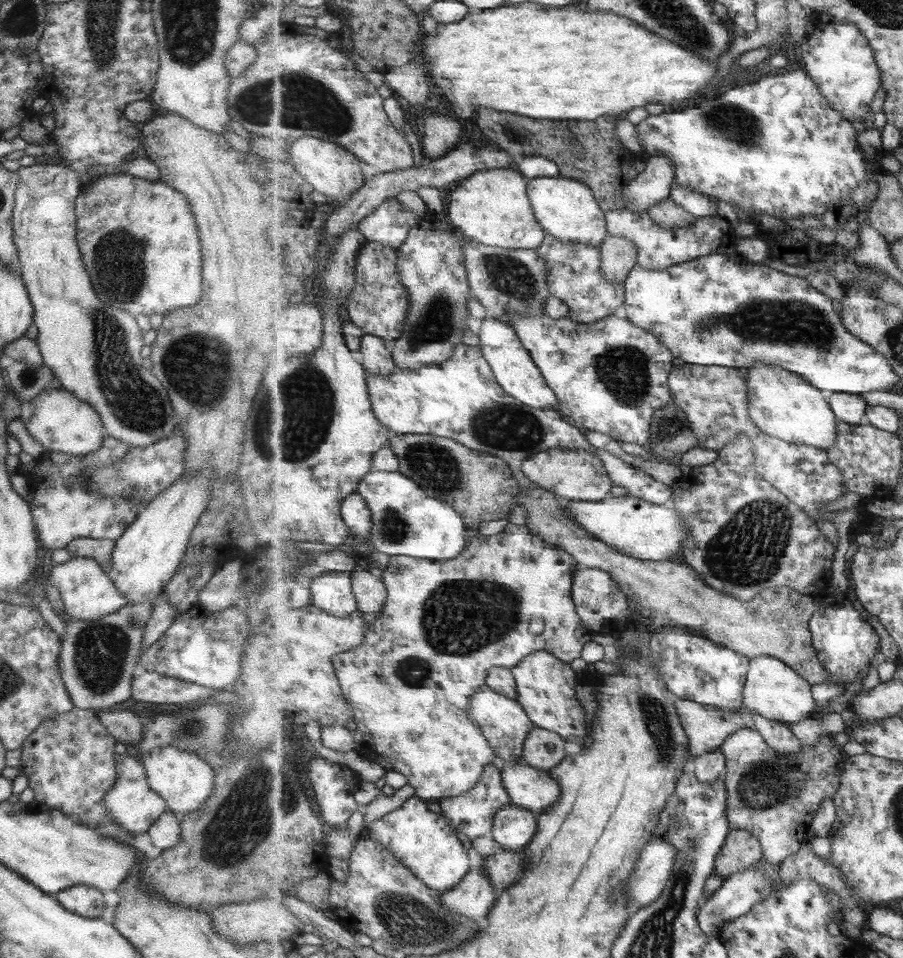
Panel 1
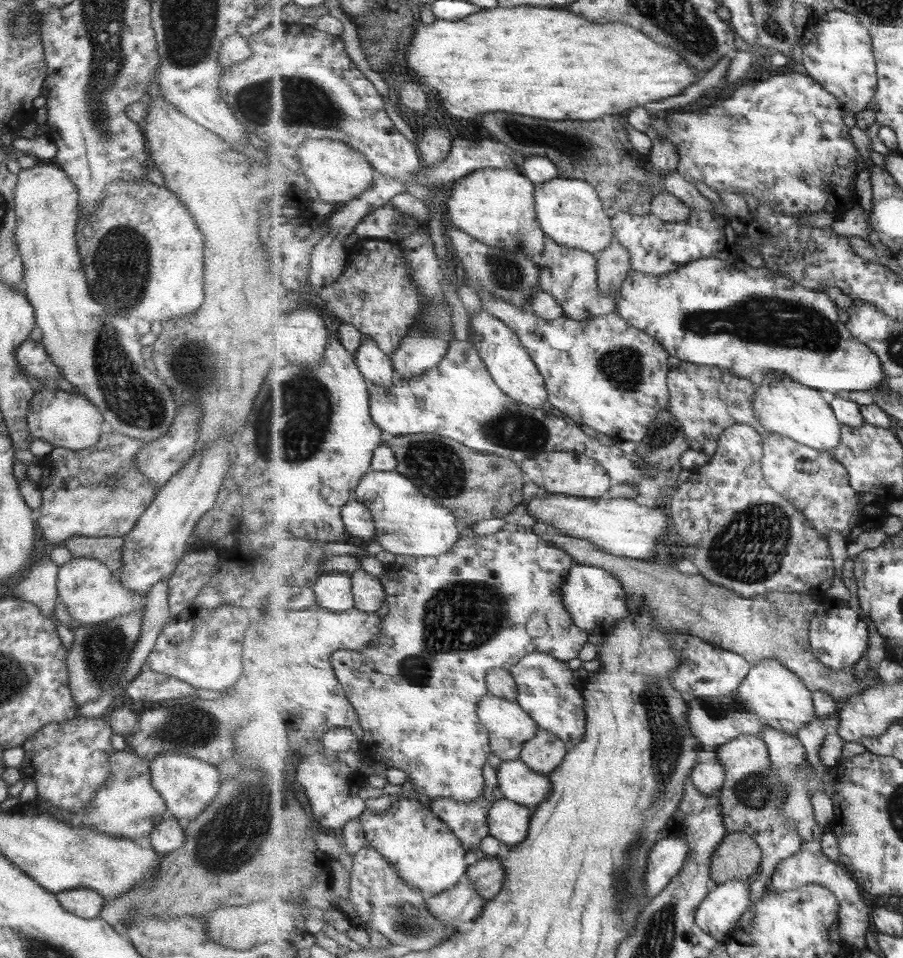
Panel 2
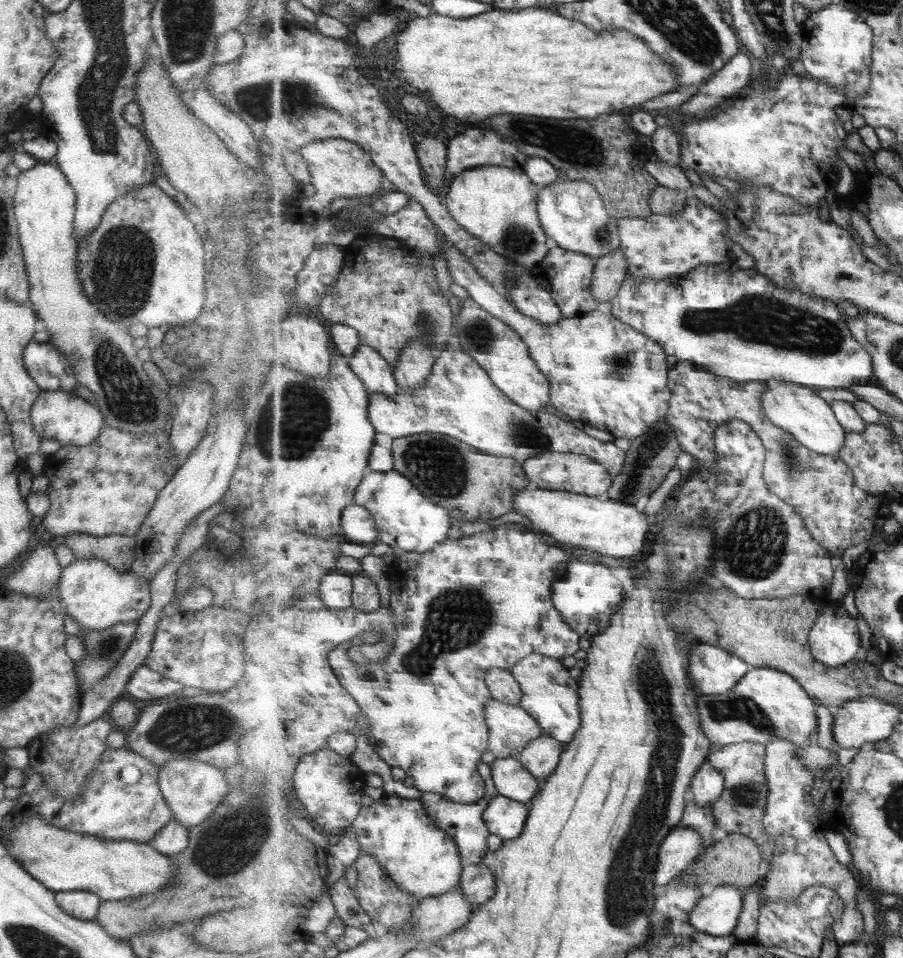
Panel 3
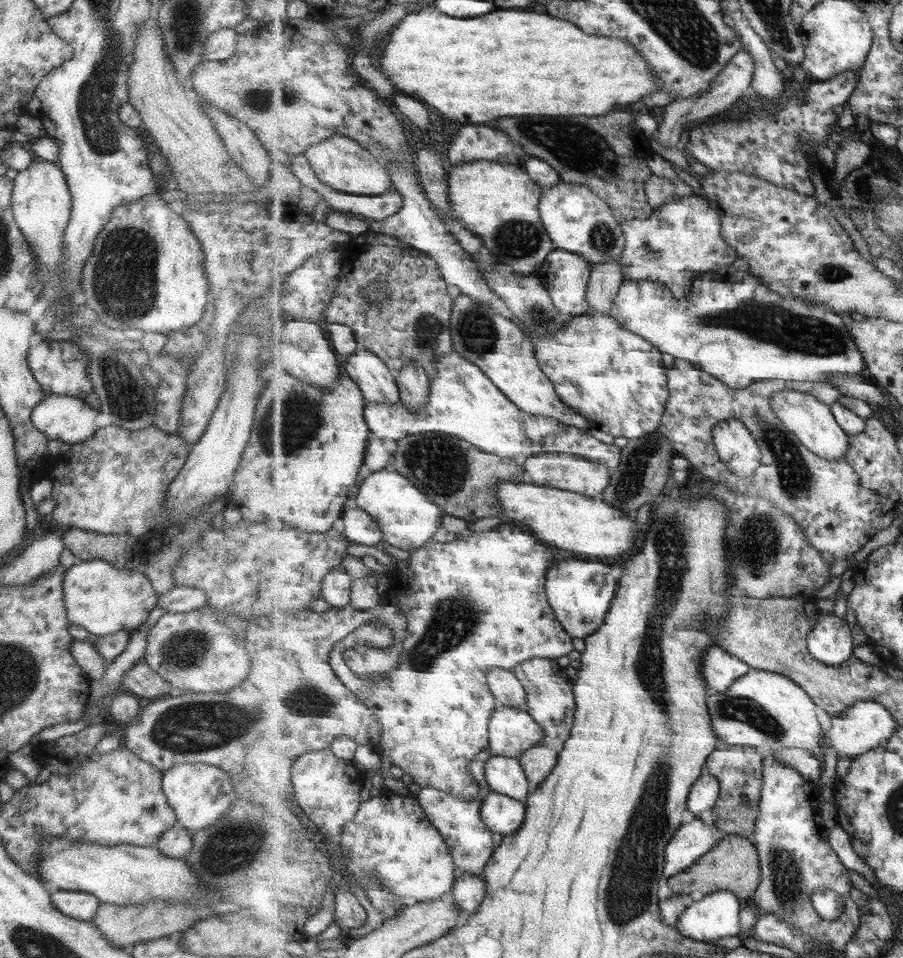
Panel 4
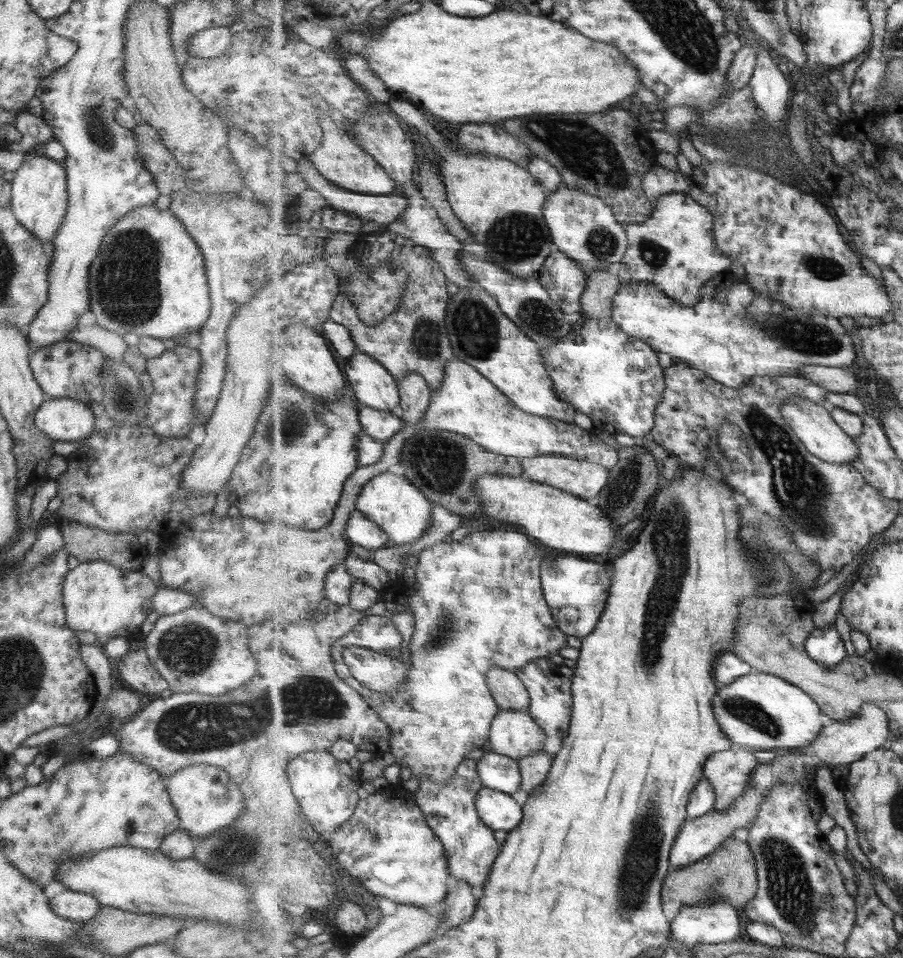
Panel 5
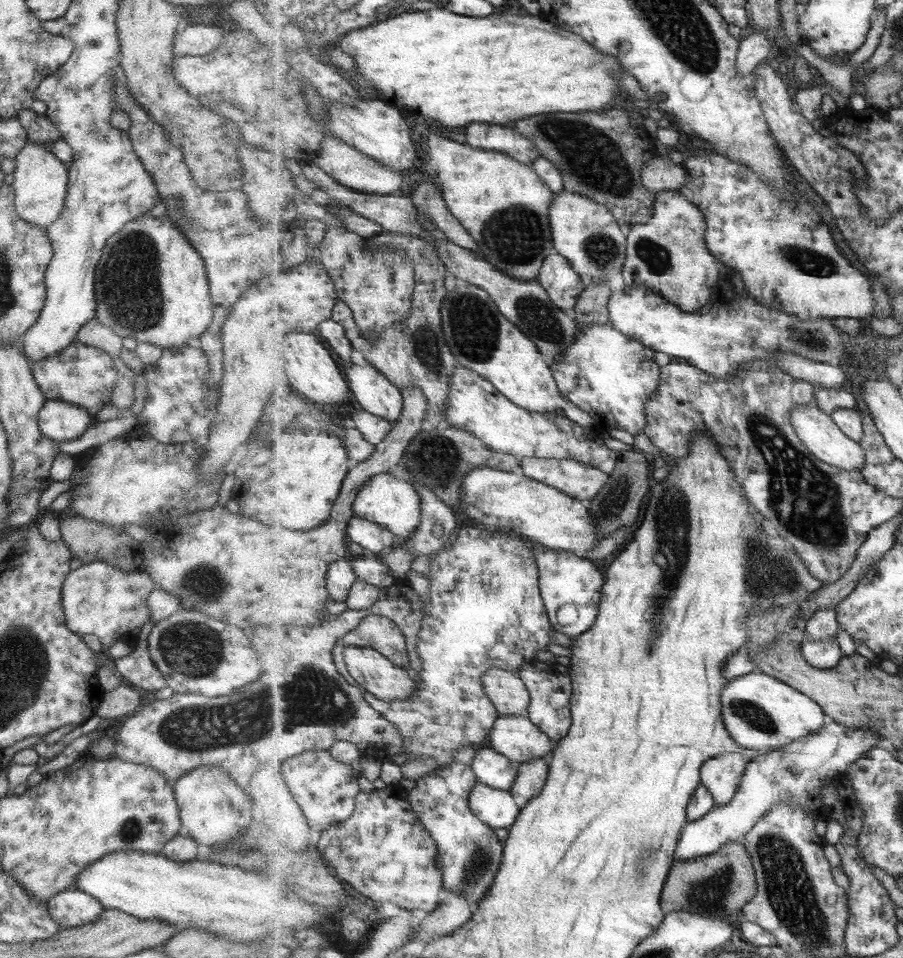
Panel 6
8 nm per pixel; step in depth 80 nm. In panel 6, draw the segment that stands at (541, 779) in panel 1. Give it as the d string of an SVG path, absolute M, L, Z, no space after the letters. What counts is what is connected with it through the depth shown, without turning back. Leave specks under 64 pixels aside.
M488 744L476 747L471 765L479 781L499 790L511 791L518 775L519 764Z

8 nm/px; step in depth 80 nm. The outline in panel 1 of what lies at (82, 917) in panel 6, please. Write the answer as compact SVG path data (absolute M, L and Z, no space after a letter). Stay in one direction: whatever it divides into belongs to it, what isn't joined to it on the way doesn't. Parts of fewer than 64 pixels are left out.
M70 886L60 890L55 898L66 911L81 915L83 918L97 918L103 910L102 892L91 886Z

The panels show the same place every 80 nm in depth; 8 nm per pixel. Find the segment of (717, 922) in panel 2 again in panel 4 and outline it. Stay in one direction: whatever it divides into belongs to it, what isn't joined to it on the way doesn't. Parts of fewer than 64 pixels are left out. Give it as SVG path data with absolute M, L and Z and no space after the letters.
M718 890L707 896L703 896L700 901L689 905L679 918L679 933L687 938L713 942L721 941L731 936L741 936L741 914L743 901L728 890Z

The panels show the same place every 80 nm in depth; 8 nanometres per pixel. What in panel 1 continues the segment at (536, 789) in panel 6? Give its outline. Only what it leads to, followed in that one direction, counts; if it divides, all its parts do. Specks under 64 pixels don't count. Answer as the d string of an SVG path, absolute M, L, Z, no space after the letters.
M535 727L524 744L523 762L539 770L550 771L567 757L567 741L556 732Z

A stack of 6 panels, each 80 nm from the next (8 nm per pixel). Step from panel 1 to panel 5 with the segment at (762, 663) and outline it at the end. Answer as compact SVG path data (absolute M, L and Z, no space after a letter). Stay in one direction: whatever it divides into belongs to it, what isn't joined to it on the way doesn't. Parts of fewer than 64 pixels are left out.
M753 670L732 683L719 686L713 706L721 728L735 746L754 750L758 754L776 749L787 750L812 745L824 728L821 722L821 711L823 710L812 695L801 690L801 687L787 682L784 678L779 678L775 674L765 674L764 671Z

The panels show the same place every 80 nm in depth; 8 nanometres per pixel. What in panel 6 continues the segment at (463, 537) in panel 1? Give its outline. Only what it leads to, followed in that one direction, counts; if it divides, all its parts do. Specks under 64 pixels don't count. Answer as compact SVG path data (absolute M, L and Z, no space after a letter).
M393 473L376 474L359 489L353 503L354 516L376 522L396 534L398 544L401 540L409 540L410 534L417 530L421 520L421 495L407 480L400 479Z

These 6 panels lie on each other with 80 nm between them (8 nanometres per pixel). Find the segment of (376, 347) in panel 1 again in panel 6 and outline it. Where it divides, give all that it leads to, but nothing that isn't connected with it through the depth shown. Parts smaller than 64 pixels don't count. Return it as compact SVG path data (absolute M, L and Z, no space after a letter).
M371 363L360 366L352 364L345 370L349 387L360 405L361 409L369 411L371 414L376 414L379 418L385 418L393 423L396 423L404 414L404 394L402 390L391 383L385 375L383 375L376 366Z

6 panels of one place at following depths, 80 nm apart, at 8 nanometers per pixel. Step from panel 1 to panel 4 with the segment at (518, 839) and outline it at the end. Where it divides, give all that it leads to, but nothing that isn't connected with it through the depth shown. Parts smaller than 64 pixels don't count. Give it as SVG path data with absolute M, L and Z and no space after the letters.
M491 791L483 802L481 817L491 831L503 837L512 835L517 830L521 830L521 826L524 826L526 804L524 801Z

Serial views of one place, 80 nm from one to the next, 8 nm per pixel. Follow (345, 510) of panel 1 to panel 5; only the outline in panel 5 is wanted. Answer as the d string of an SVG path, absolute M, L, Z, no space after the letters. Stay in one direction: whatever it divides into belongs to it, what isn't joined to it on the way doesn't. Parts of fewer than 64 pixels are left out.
M357 509L352 512L346 534L351 544L363 546L370 552L391 545L387 532Z

